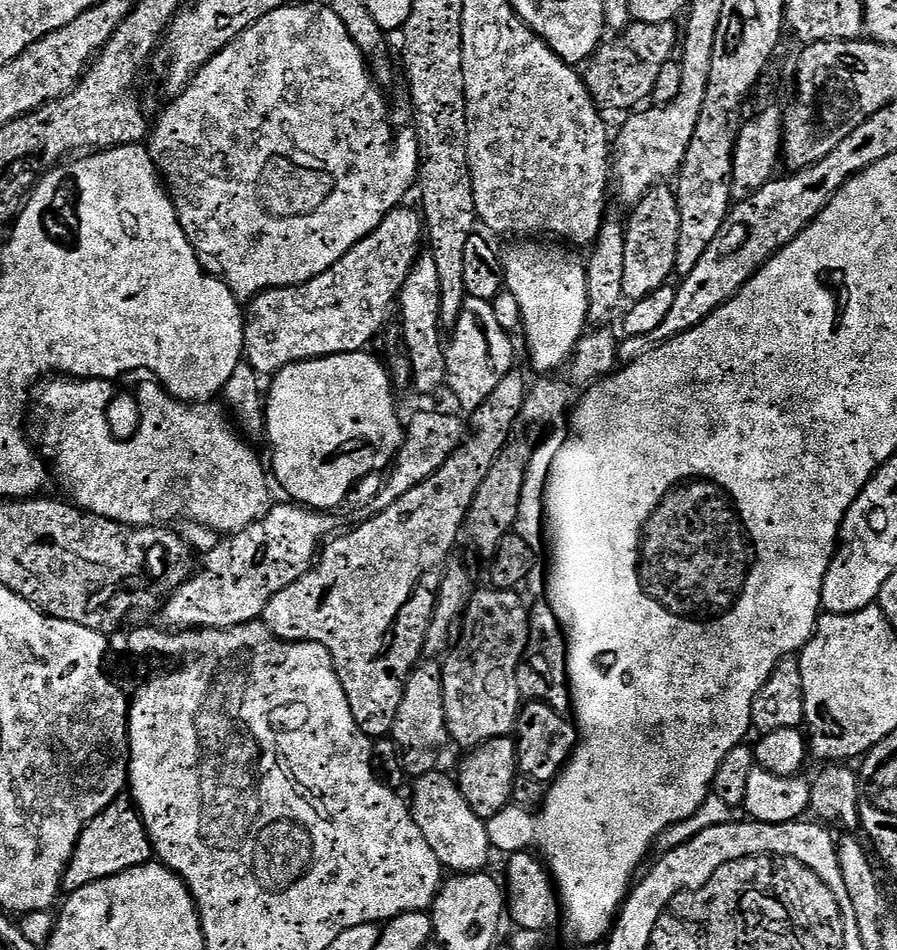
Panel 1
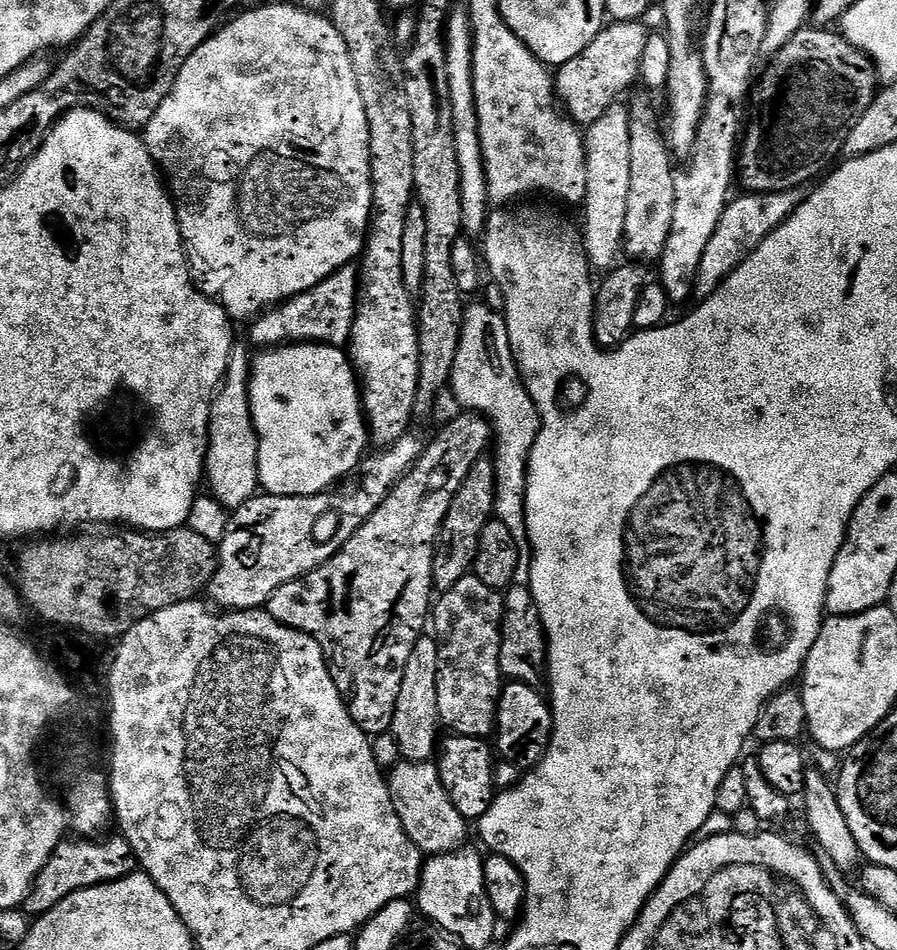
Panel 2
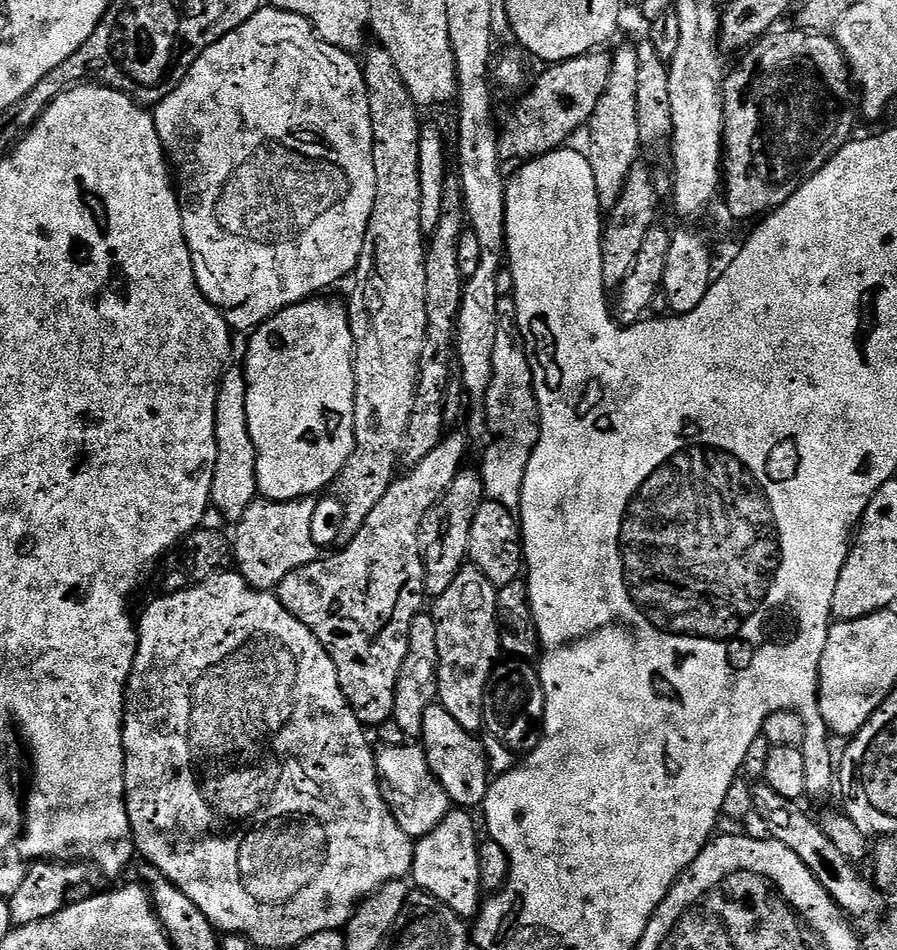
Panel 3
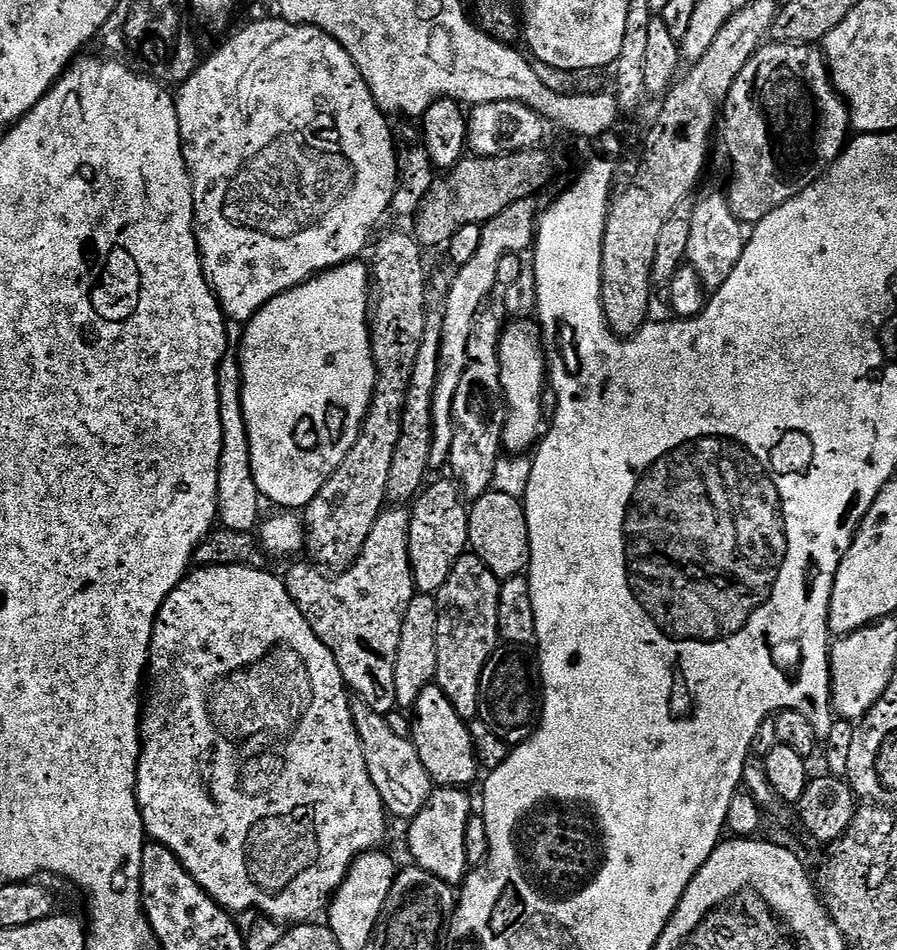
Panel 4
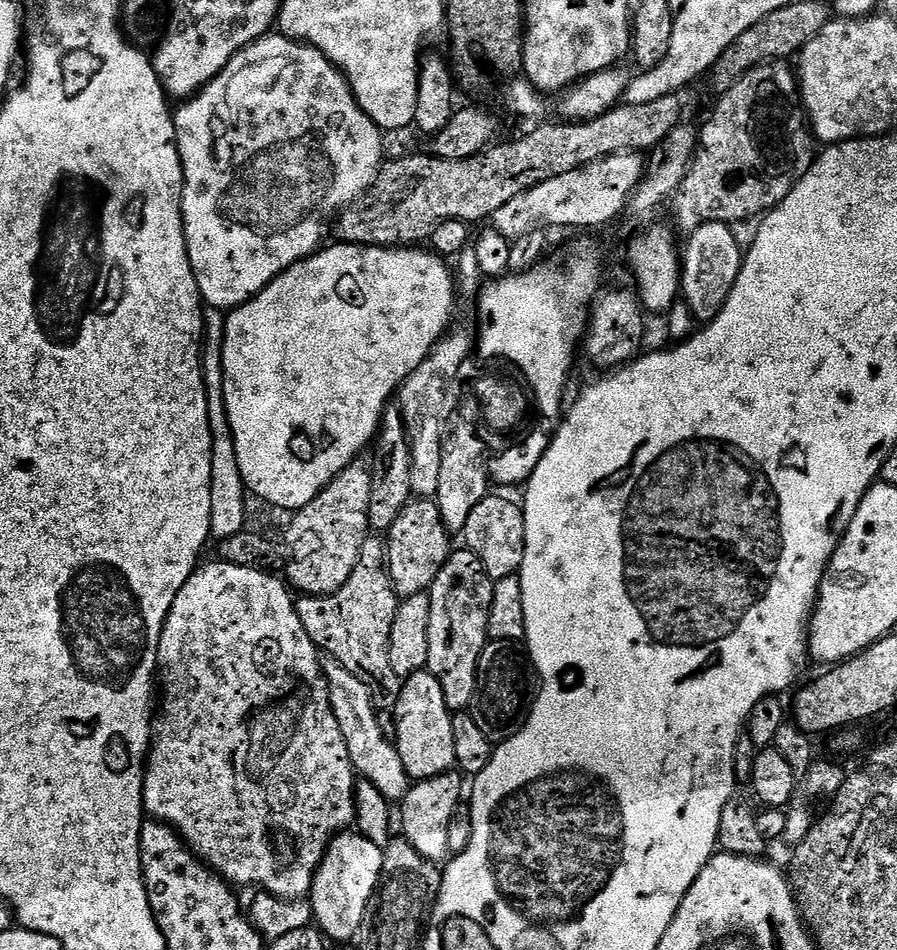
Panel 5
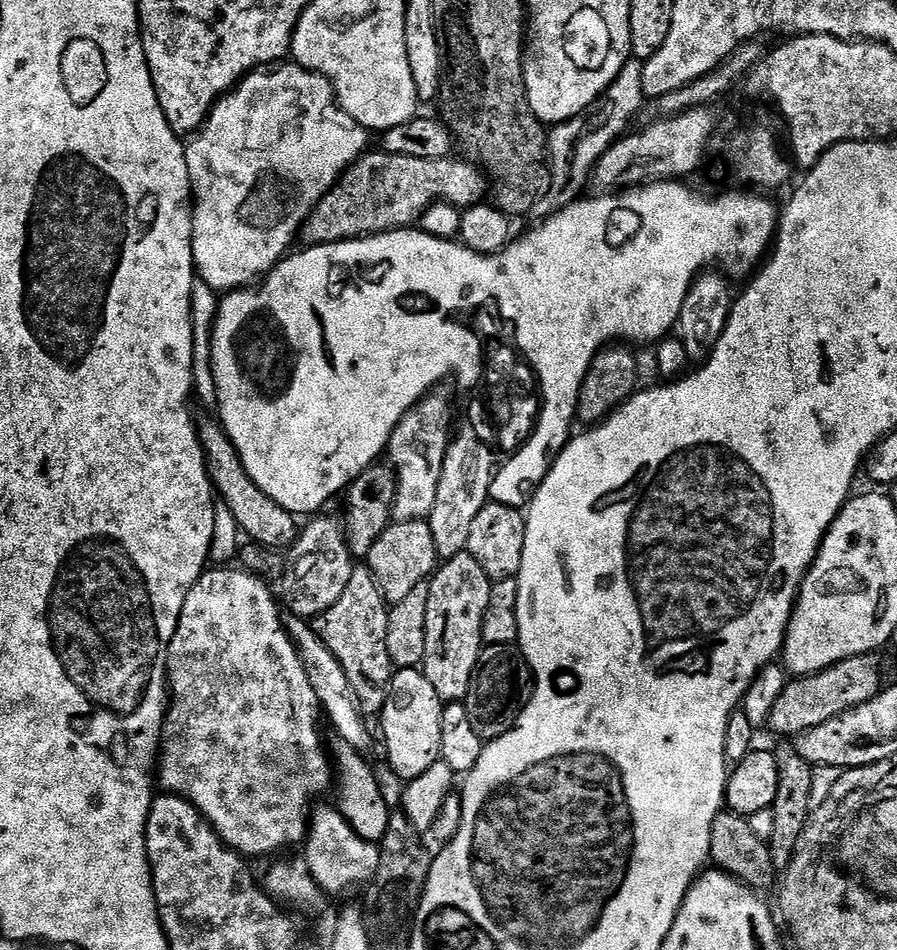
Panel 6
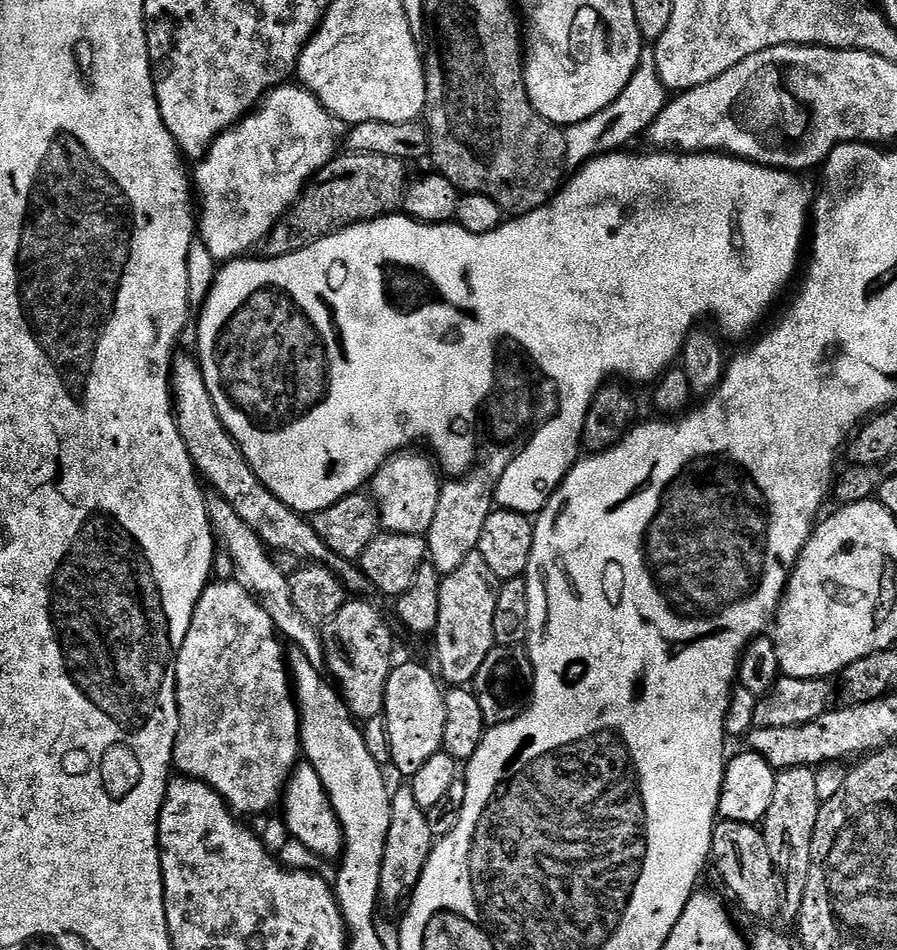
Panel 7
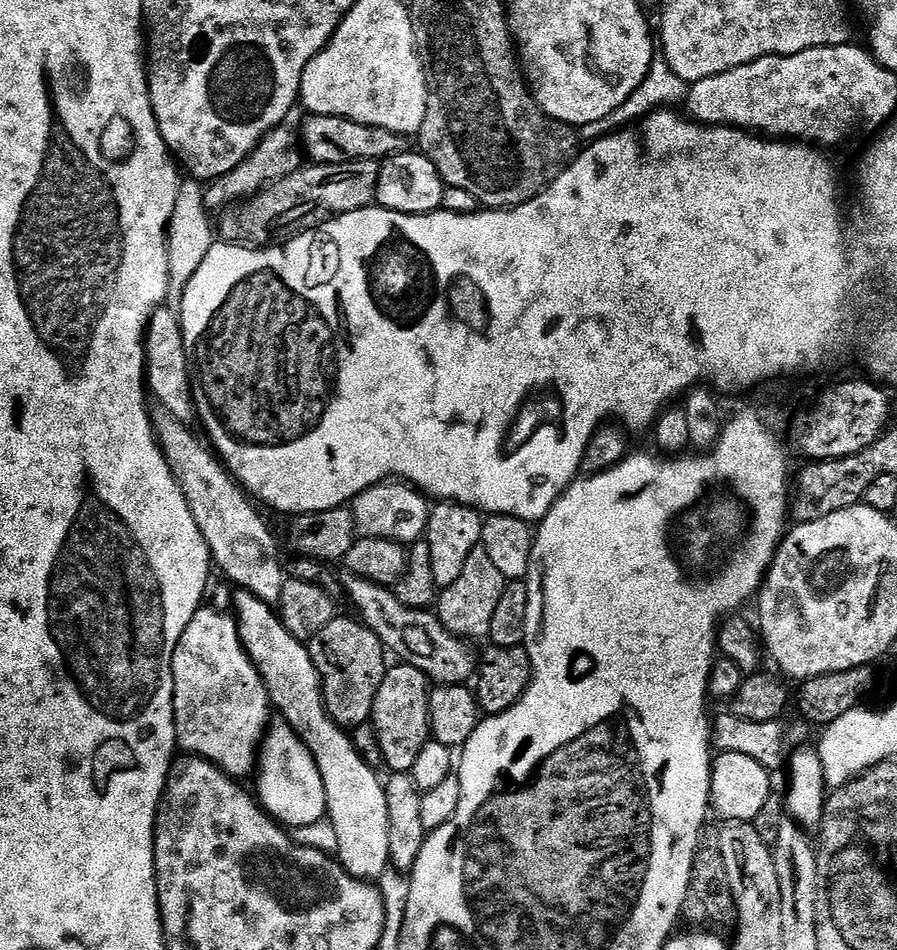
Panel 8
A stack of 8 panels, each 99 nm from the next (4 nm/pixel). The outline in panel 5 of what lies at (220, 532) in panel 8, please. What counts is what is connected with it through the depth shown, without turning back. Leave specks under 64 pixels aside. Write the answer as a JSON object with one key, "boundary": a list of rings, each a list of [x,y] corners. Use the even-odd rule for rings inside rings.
{"boundary":[[[327,657],[322,667],[328,682],[331,709],[334,710],[338,728],[342,731],[342,736],[346,741],[353,768],[357,775],[370,781],[391,803],[399,803],[411,788],[412,780],[406,774],[402,758],[395,745],[389,739],[386,740],[380,728],[380,722],[376,716],[378,712],[369,688],[332,657]]]}

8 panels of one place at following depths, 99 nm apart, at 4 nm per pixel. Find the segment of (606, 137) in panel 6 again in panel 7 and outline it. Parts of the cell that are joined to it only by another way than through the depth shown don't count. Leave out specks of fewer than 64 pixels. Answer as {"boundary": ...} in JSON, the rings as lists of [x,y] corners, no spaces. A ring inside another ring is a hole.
{"boundary":[[[645,50],[638,62],[638,70],[634,70],[634,78],[626,82],[626,90],[606,106],[606,110],[598,110],[590,118],[564,128],[566,138],[566,158],[573,169],[579,170],[596,156],[604,156],[607,152],[621,151],[635,136],[643,137],[649,126],[662,114],[670,99],[669,89],[665,88],[658,74],[655,51]]]}

